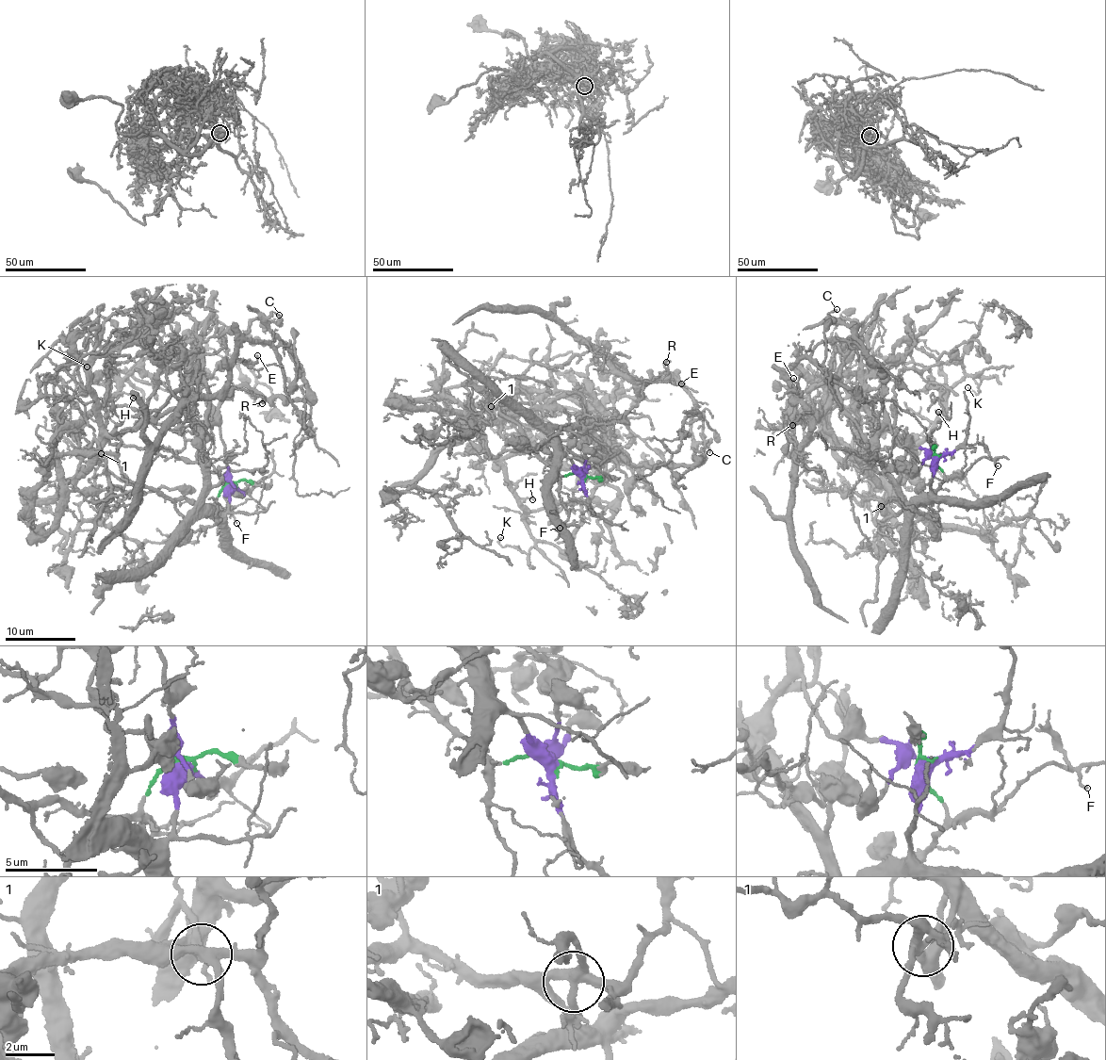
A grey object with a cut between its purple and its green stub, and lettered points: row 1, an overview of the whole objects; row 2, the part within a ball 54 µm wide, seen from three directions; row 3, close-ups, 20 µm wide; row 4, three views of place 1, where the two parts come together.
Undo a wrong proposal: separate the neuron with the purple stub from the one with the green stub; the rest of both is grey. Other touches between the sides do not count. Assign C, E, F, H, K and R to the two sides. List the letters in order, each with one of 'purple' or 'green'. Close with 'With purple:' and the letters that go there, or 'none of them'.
C: purple
E: purple
F: green
H: green
K: green
R: purple
With purple: C, E, R

